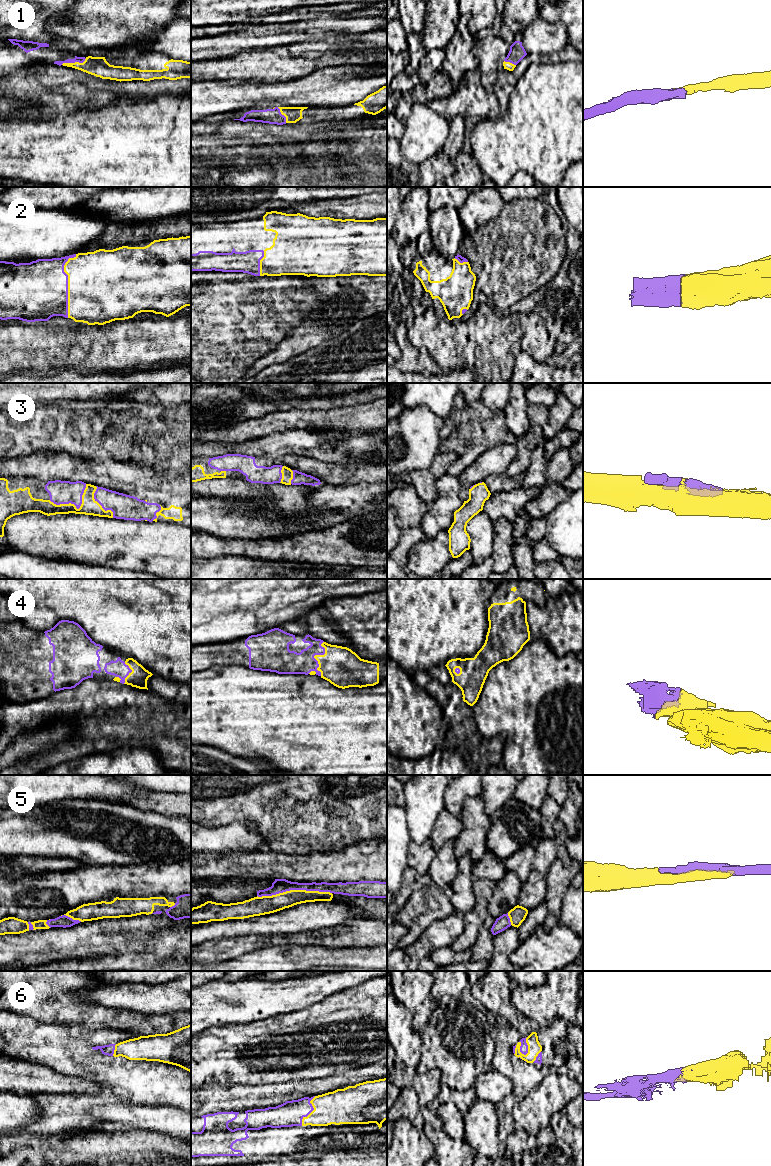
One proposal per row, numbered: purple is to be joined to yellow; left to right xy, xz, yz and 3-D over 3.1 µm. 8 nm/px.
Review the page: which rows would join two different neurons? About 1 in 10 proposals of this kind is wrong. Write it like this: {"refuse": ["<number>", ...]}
{"refuse": []}

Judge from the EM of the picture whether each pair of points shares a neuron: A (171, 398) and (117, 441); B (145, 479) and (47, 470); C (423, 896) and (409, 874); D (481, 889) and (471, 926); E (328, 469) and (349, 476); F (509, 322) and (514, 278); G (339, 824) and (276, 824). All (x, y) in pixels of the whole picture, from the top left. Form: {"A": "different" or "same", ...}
{"A": "different", "B": "same", "C": "different", "D": "same", "E": "same", "F": "different", "G": "same"}

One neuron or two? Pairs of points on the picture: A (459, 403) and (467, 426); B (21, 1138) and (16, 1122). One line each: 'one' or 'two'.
A: two
B: two

